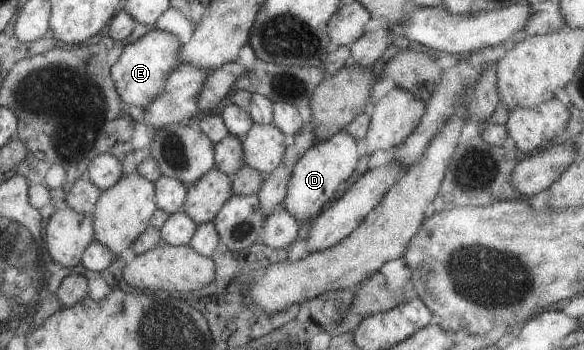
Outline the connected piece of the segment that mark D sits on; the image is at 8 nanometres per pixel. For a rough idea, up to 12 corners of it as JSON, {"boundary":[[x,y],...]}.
{"boundary":[[359,113],[296,160],[280,203],[302,223],[355,171]]}

